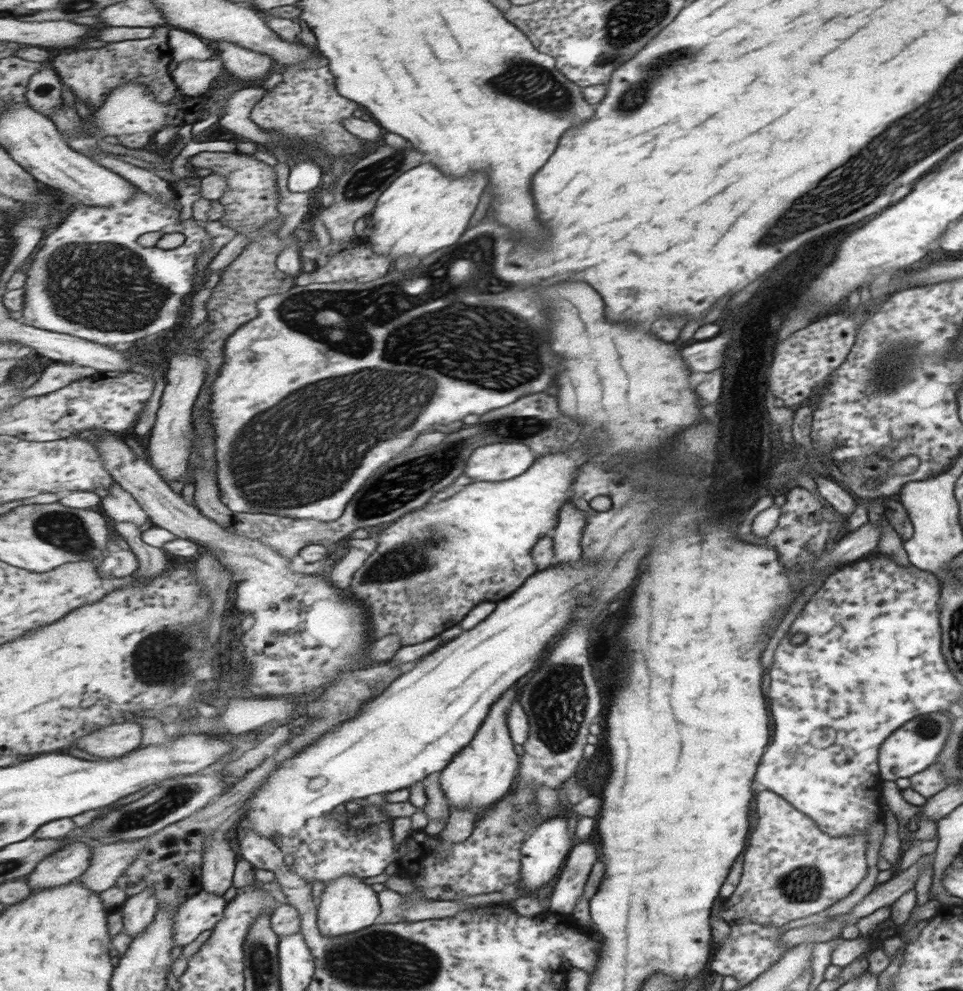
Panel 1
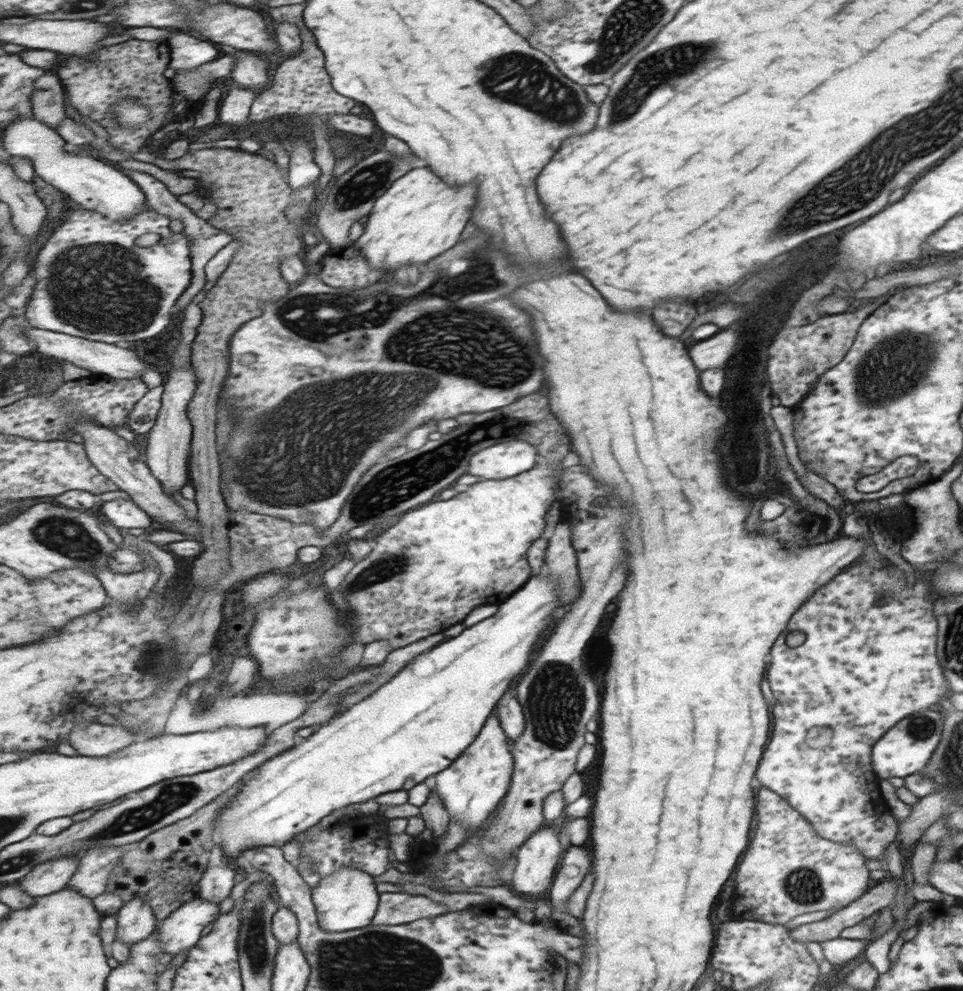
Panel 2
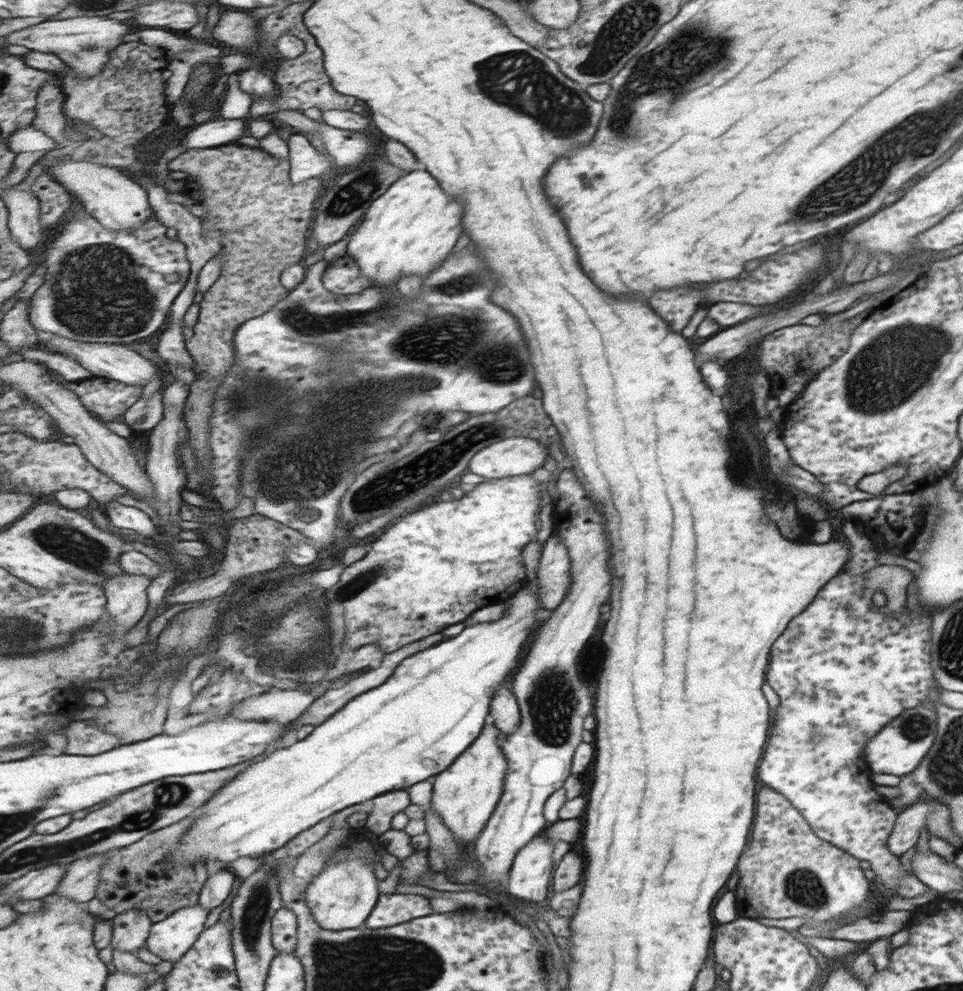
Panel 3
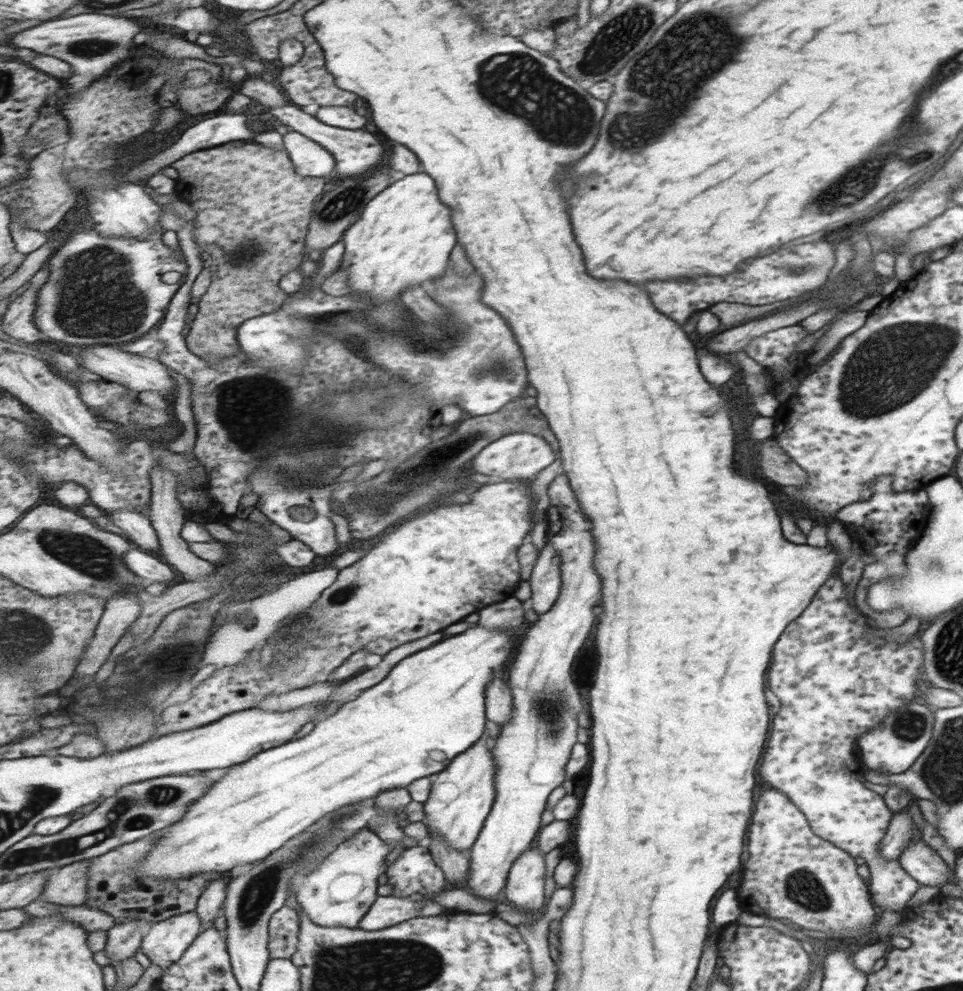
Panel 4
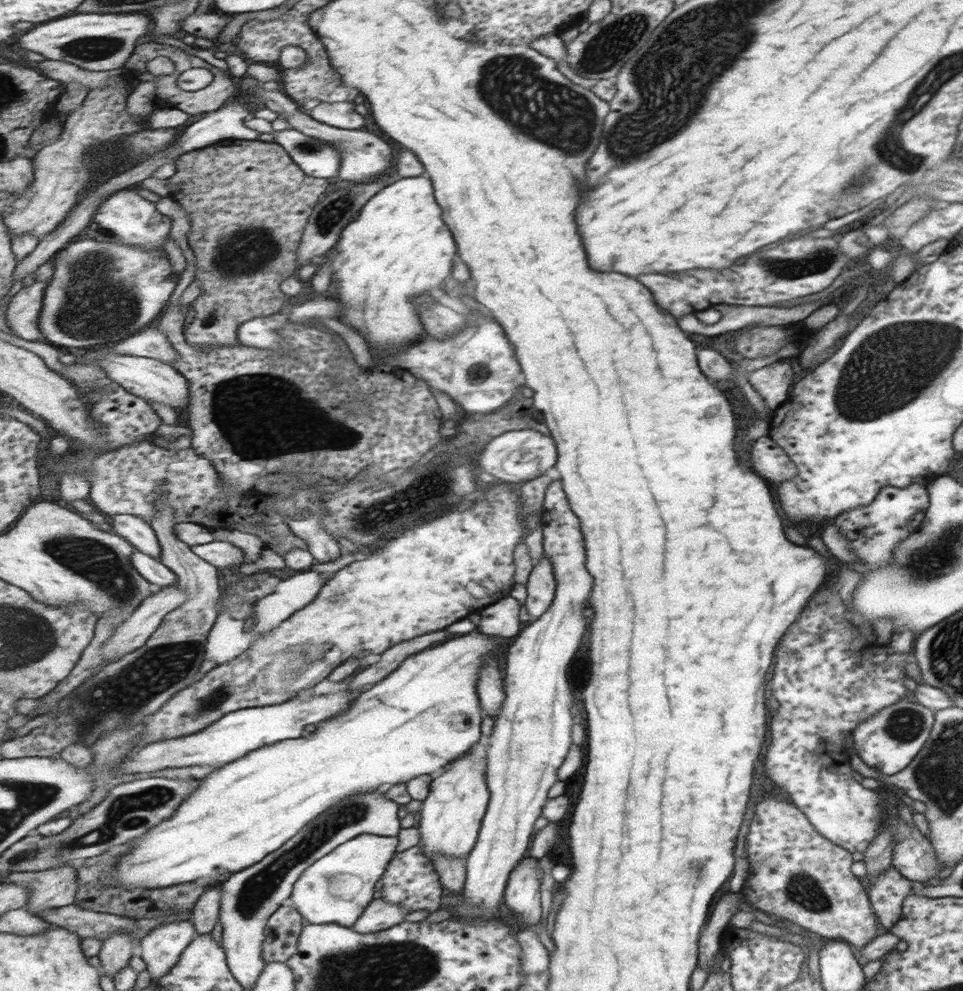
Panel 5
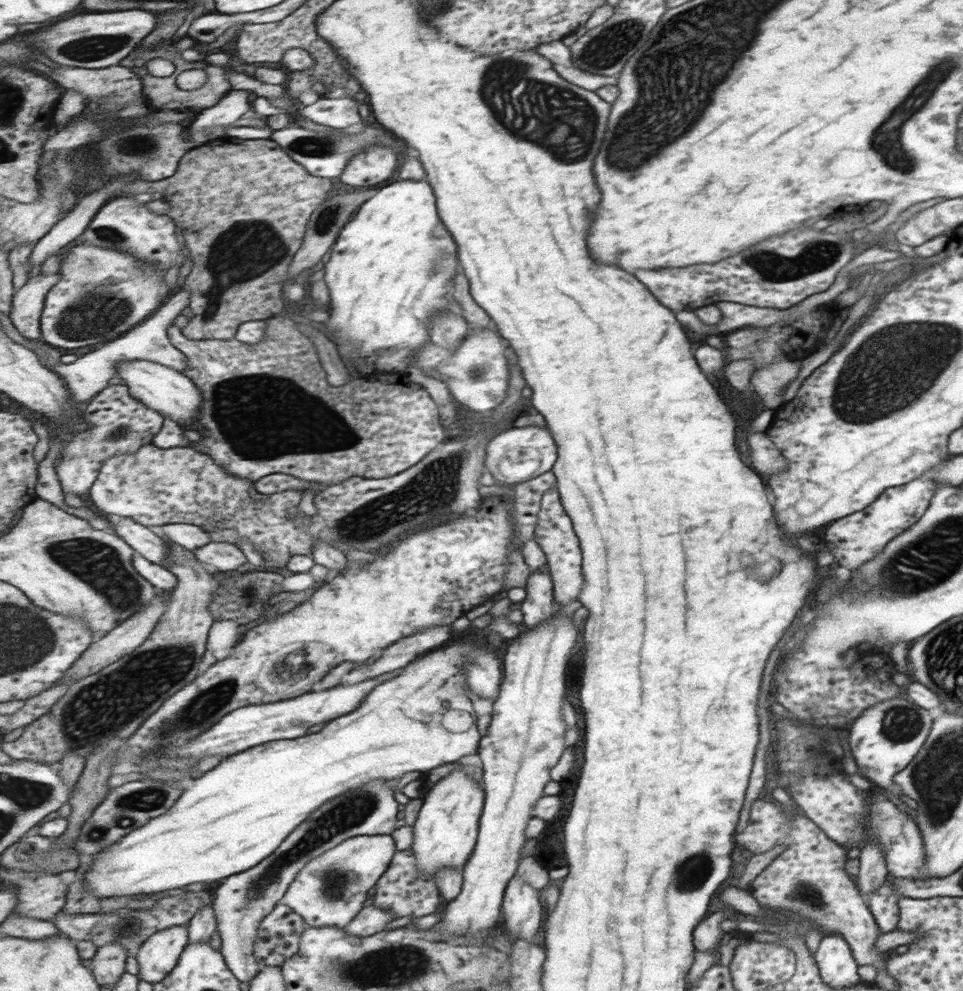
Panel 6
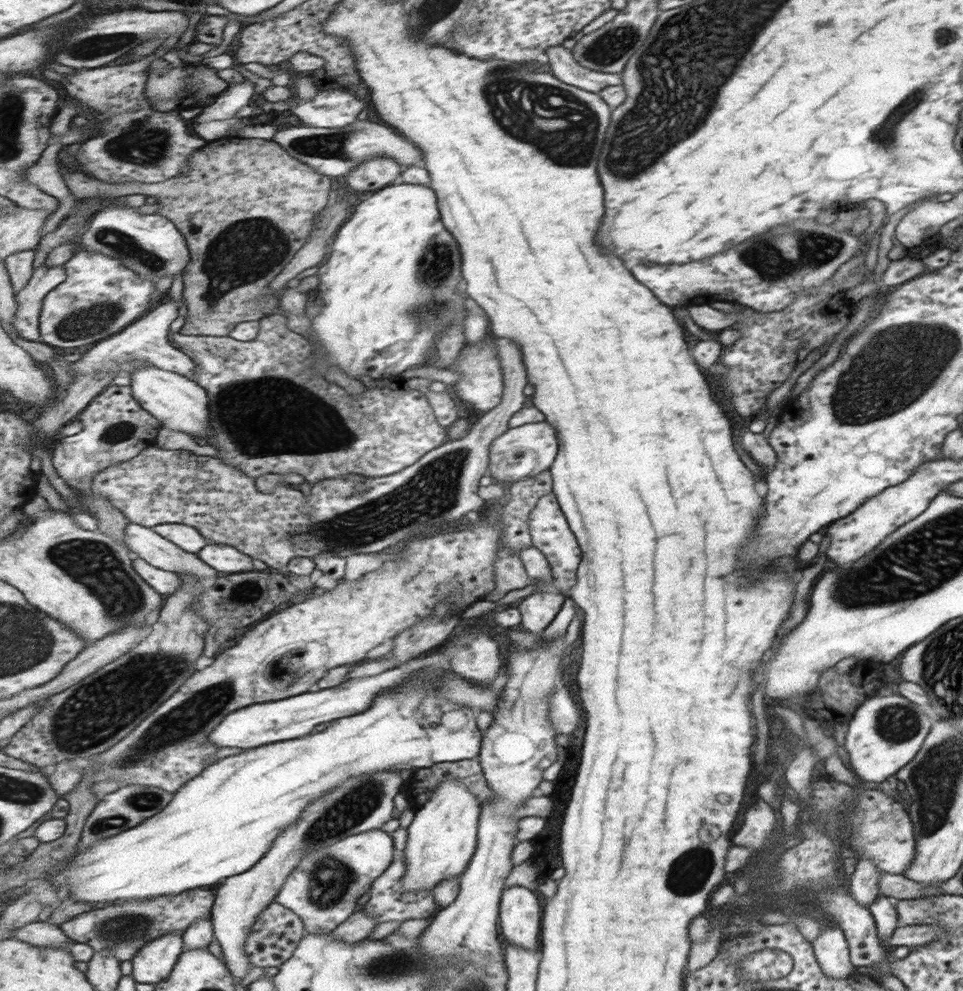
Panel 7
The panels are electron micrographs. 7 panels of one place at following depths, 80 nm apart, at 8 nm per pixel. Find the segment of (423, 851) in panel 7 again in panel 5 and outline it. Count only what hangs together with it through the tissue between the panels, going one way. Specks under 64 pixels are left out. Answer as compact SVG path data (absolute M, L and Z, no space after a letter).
M471 751L449 765L449 770L431 783L423 800L421 819L416 824L424 843L422 847L431 860L437 855L467 856L474 849L492 797L488 785L487 758L477 762Z

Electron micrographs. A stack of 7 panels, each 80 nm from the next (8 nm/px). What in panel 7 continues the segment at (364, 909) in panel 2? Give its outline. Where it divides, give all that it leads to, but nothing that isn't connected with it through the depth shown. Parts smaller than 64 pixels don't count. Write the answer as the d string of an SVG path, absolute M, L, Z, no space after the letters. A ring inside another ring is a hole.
M370 830L344 838L330 847L317 850L315 854L309 854L300 862L283 885L275 902L297 914L303 920L307 933L331 933L356 914L355 906L366 898L373 883L390 868L397 854L394 852L397 851L391 833L383 830ZM355 884L361 884L361 895L349 903L347 892Z

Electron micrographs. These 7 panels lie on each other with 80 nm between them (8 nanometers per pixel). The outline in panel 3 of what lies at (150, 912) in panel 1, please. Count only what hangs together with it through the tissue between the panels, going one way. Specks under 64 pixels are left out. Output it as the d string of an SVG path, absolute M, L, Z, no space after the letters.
M127 910L125 914L118 915L114 920L114 935L110 950L125 950L137 953L143 949L150 937L154 923L143 910Z

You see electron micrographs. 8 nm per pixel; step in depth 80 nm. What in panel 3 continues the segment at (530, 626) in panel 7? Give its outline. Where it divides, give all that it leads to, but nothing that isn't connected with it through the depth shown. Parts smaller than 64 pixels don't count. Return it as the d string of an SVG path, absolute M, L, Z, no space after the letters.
M558 529L544 544L537 582L540 586L542 608L546 613L556 608L567 598L572 585L572 560L565 544L559 542Z

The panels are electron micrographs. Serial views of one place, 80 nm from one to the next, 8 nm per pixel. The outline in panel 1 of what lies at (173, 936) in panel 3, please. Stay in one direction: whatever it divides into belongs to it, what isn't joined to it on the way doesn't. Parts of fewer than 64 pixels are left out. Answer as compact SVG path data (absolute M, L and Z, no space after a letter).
M203 890L185 902L175 917L175 946L184 947L197 940L201 932L213 930L226 914L227 900L219 894L209 894Z

